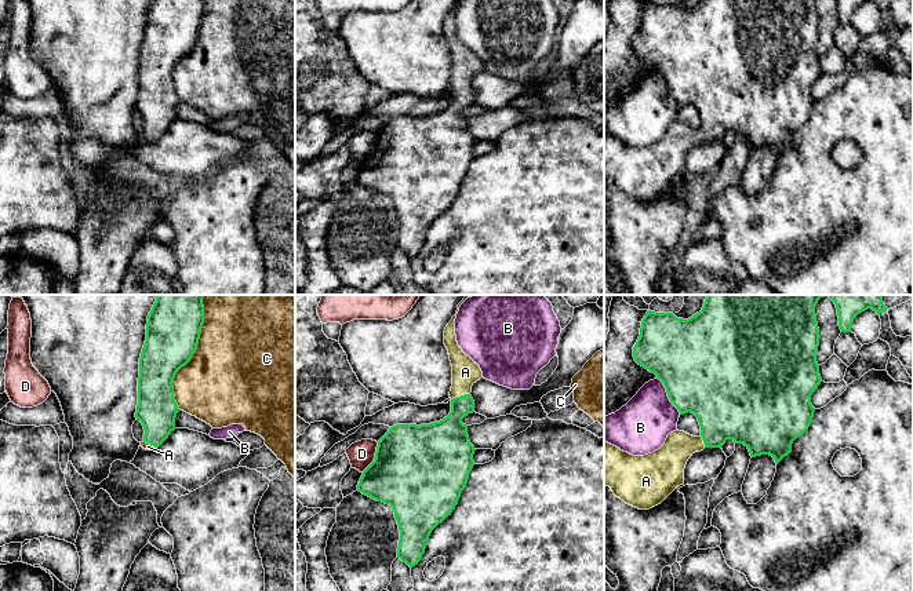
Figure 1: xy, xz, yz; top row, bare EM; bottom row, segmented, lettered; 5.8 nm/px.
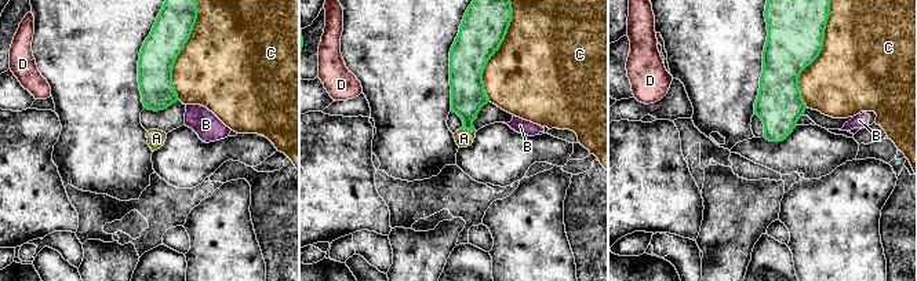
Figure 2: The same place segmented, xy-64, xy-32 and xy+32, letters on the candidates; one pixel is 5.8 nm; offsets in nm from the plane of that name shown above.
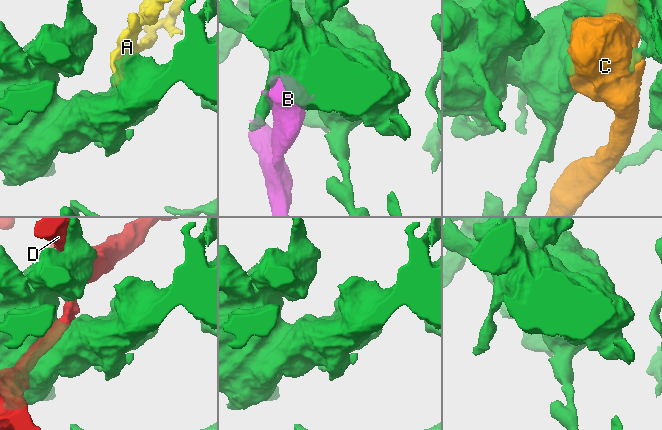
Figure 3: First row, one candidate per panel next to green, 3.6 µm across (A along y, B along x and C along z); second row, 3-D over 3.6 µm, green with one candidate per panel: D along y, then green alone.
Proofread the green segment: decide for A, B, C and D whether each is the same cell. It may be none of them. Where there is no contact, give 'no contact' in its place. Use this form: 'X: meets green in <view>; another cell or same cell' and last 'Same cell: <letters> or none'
A: meets green in xz; same cell
B: meets green in yz; another cell
C: meets green in xy; another cell
D: meets green in xz; another cell
Same cell: A

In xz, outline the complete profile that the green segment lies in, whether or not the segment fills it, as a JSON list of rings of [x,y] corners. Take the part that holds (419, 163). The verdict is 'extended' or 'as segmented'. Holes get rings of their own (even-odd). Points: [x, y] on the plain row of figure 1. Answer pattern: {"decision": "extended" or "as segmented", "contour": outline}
{"decision": "extended", "contour": [[[455,10],[444,21],[444,36],[452,56],[450,83],[451,103],[430,116],[396,116],[378,132],[374,153],[363,163],[357,182],[389,196],[400,222],[397,249],[410,259],[418,256],[432,222],[441,215],[458,196],[469,165],[474,157],[474,138],[469,132],[468,117],[462,110],[474,103],[472,77],[483,69],[480,58],[458,37]]]}

